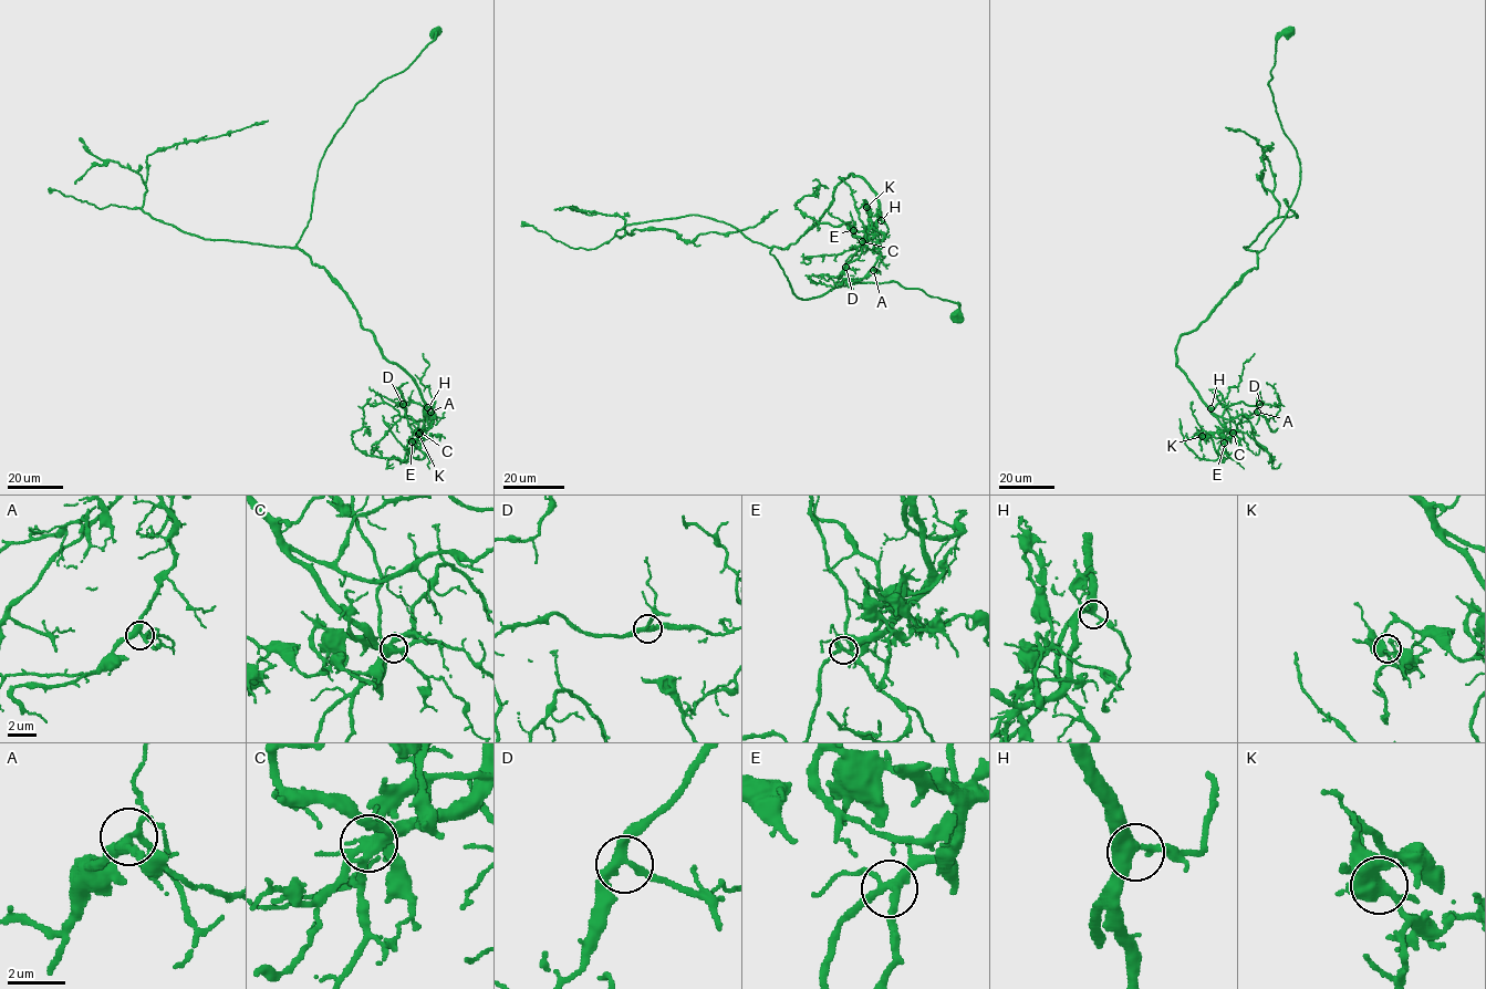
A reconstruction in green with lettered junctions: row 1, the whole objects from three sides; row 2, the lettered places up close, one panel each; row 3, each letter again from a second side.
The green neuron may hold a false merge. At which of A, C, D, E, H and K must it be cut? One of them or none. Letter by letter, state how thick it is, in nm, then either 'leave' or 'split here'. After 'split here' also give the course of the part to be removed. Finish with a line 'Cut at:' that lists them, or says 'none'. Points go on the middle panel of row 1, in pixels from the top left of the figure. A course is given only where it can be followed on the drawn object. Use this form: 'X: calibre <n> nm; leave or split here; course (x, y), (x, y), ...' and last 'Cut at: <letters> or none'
A: calibre 340 nm; leave
C: calibre 380 nm; split here; course (862, 241), (866, 228), (872, 226), (865, 207), (873, 216), (881, 215)
D: calibre 320 nm; leave
E: calibre 280 nm; leave
H: calibre 360 nm; leave
K: calibre 400 nm; leave
Cut at: C

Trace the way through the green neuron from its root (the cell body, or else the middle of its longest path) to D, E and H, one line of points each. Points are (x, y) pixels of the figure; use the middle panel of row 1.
D: (956, 313), (956, 303), (894, 281), (793, 293), (770, 251), (796, 243), (851, 174), (880, 212), (845, 267)
E: (956, 313), (894, 281), (796, 295), (770, 251), (796, 243), (851, 174), (880, 212), (872, 237), (853, 230)
H: (956, 313), (956, 303), (894, 281), (799, 298), (770, 253), (816, 224), (849, 174), (876, 195), (881, 220)

